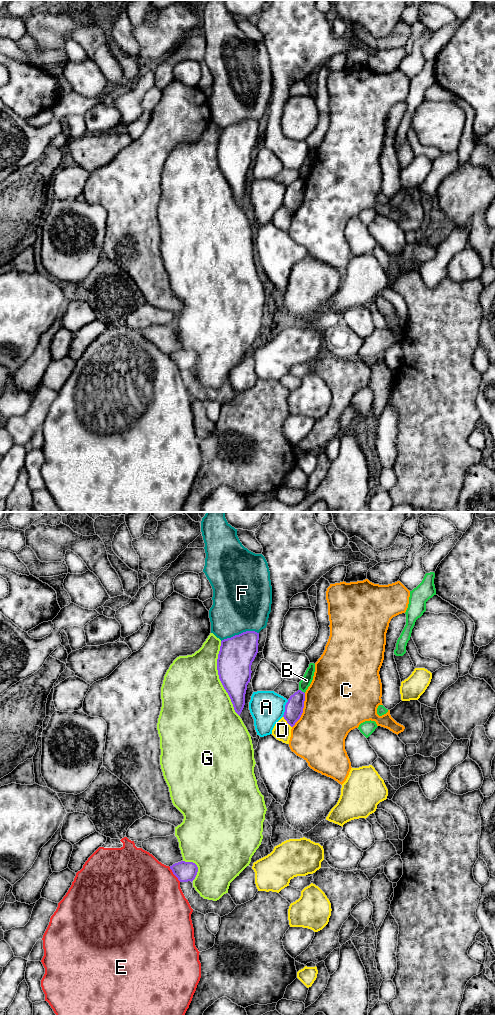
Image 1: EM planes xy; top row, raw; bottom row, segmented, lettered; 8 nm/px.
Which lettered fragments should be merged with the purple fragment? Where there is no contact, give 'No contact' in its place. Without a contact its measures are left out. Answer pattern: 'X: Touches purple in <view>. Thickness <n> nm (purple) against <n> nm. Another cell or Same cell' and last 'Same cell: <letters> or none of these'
A: Touches purple in xy. Thickness 140 nm (purple) against 280 nm. Another cell
B: Touches purple in xy. Thickness 140 nm (purple) against 90 nm. Another cell
C: Touches purple in xy. Thickness 140 nm (purple) against 460 nm. Another cell
D: Touches purple in xy. Thickness 140 nm (purple) against 140 nm. Another cell
E: Touches purple in xy. Thickness 160 nm (purple) against 500 nm. Another cell
F: Touches purple in xy. Thickness 280 nm (purple) against 460 nm. Another cell
G: Touches purple in xy. Thickness 280 nm (purple) against 500 nm. Another cell
Same cell: none of these

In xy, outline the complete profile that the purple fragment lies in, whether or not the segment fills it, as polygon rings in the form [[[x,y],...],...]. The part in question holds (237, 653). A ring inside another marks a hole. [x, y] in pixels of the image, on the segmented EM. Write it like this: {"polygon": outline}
{"polygon": [[[246,631],[221,641],[217,659],[219,679],[240,716],[245,705],[251,665],[258,653],[259,633]]]}

